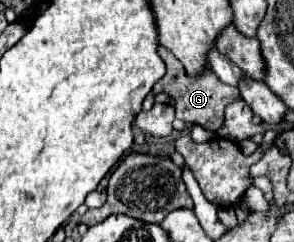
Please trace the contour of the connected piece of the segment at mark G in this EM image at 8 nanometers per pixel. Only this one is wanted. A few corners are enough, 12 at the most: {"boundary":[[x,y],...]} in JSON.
{"boundary":[[167,48],[167,74],[153,92],[173,98],[177,118],[211,132],[225,120],[237,88],[211,70],[187,76]]}

